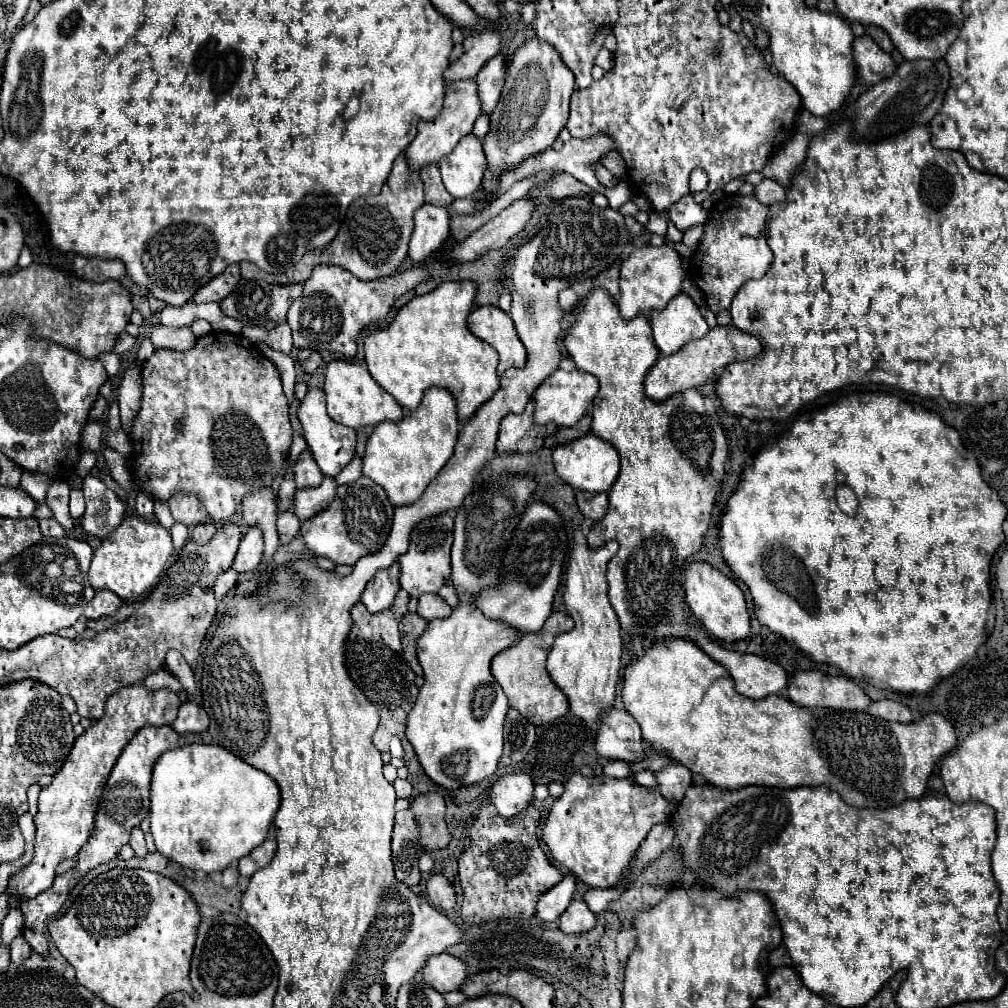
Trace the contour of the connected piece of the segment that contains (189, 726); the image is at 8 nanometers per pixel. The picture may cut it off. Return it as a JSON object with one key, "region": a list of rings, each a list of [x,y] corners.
{"region":[[[183,702],[179,706],[179,714],[171,724],[179,734],[185,732],[205,732],[209,728],[209,716],[203,710],[203,706],[195,704],[195,702]]]}

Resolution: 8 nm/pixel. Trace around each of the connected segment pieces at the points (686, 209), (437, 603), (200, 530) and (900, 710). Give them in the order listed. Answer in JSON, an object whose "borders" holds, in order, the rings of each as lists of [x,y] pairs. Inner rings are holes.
{"borders":[[[[681,198],[679,202],[675,202],[675,206],[671,206],[667,210],[669,220],[679,228],[679,230],[687,230],[691,226],[703,224],[707,220],[707,210],[697,204],[693,198]]],[[[423,594],[423,596],[419,596],[417,614],[425,620],[445,618],[451,614],[451,606],[439,594]]],[[[211,522],[199,524],[199,526],[195,526],[195,528],[191,530],[191,540],[193,540],[195,544],[207,544],[213,534],[215,534],[215,526],[213,526]]],[[[877,700],[877,702],[871,702],[867,712],[871,716],[877,716],[881,720],[893,720],[893,722],[911,722],[913,716],[911,716],[911,710],[901,704],[901,702],[895,702],[895,700]]]]}

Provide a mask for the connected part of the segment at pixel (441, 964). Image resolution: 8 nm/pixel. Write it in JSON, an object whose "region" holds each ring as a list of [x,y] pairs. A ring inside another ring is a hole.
{"region":[[[437,954],[427,960],[421,970],[423,982],[437,990],[439,994],[447,994],[459,990],[467,976],[467,964],[451,954]]]}

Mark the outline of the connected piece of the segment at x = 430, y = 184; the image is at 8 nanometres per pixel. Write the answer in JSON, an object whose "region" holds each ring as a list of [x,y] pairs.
{"region":[[[429,164],[419,174],[421,174],[423,182],[425,182],[425,203],[449,208],[453,200],[451,200],[451,194],[445,190],[445,186],[441,182],[437,164]]]}

